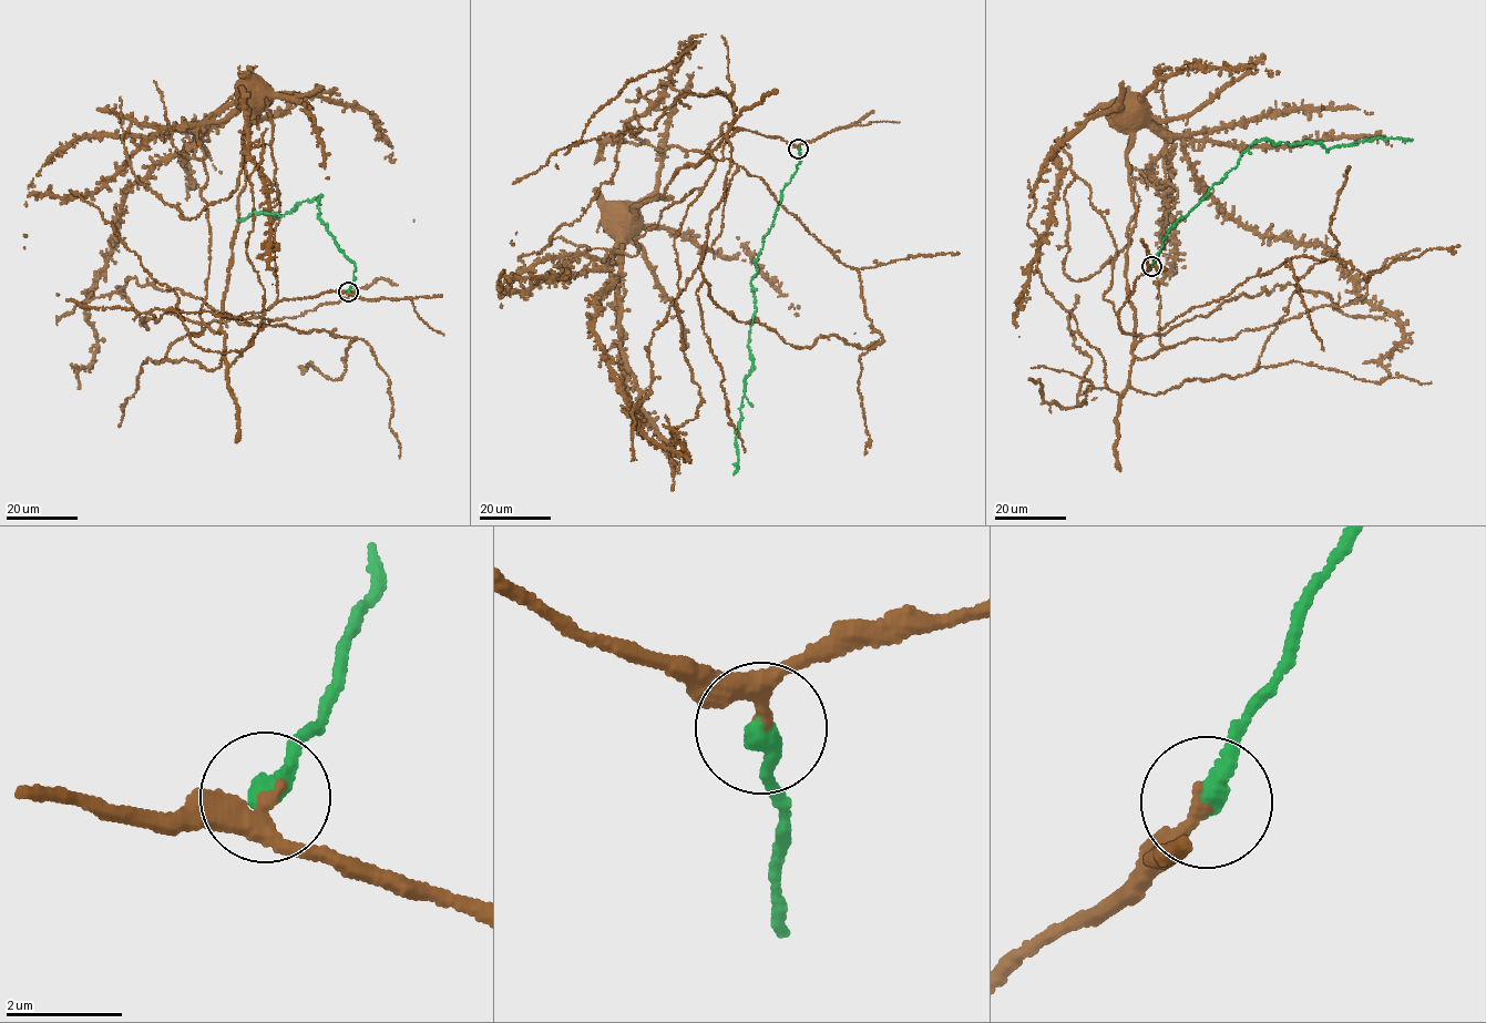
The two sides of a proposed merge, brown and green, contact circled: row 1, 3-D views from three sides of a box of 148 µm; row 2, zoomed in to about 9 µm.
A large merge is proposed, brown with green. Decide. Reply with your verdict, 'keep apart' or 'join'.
join

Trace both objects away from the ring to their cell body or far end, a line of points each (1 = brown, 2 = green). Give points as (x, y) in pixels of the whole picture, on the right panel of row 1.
1: (1150, 267), (1117, 314), (1125, 334), (1141, 336), (1137, 343), (1126, 275), (1136, 214), (1130, 137), (1117, 119)
2: (1150, 267), (1167, 231), (1237, 165), (1242, 153), (1256, 142), (1321, 143), (1329, 150), (1376, 137), (1412, 140)

